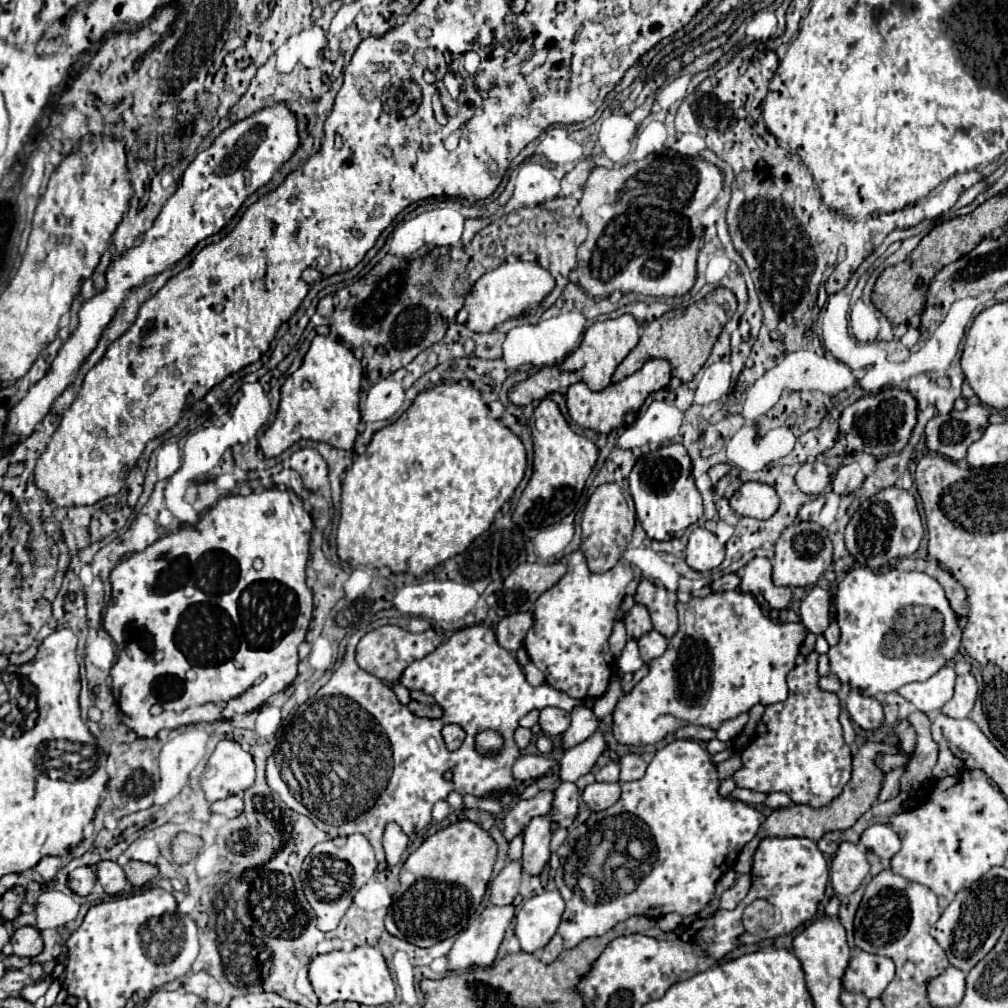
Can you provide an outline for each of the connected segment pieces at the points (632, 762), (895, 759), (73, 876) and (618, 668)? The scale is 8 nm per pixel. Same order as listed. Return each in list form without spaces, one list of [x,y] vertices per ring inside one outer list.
[[[637,753],[623,755],[619,765],[621,765],[621,779],[619,779],[621,783],[623,781],[637,781],[637,779],[641,779],[645,775],[645,769],[647,769],[647,763]]]
[[[897,753],[897,755],[877,755],[877,765],[887,773],[891,771],[893,767],[899,767],[899,765],[905,765],[907,763],[907,757],[903,753]]]
[[[79,867],[69,873],[69,889],[77,895],[89,895],[97,883],[97,875],[91,867]]]
[[[631,639],[627,641],[625,649],[621,651],[621,655],[615,661],[615,669],[613,669],[613,677],[621,679],[625,673],[635,673],[637,669],[641,669],[645,663],[639,659],[639,651],[637,651],[637,641]]]

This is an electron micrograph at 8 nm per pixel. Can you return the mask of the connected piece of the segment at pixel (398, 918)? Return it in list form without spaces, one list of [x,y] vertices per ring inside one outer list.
[[[465,819],[437,831],[403,863],[399,897],[385,917],[385,929],[417,947],[431,947],[457,935],[467,927],[469,915],[485,895],[495,857],[495,841],[477,823]]]

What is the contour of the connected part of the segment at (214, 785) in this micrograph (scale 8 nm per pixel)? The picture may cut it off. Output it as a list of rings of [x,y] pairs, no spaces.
[[[219,741],[213,751],[205,773],[201,777],[201,787],[209,803],[227,799],[251,787],[255,781],[253,757],[241,749],[237,741]]]

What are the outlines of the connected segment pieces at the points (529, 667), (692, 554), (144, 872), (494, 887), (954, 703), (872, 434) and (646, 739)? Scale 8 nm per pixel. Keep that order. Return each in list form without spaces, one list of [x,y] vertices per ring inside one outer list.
[[[527,663],[527,665],[523,667],[523,671],[525,671],[525,677],[527,677],[527,681],[529,681],[531,685],[541,685],[541,683],[545,681],[545,677],[541,675],[541,671],[539,671],[533,663]]]
[[[697,527],[689,535],[685,559],[687,565],[695,571],[711,571],[723,563],[725,547],[717,541],[715,533],[707,531],[705,527]]]
[[[129,861],[125,867],[123,867],[125,875],[127,875],[127,881],[133,885],[133,887],[143,887],[145,883],[149,883],[151,879],[157,877],[157,867],[155,865],[149,865],[149,863],[141,863],[141,861]]]
[[[511,861],[503,867],[503,871],[491,881],[489,885],[489,903],[495,907],[511,905],[513,897],[517,895],[519,881],[521,881],[521,865],[519,861]]]
[[[971,673],[967,675],[957,675],[957,683],[955,683],[955,693],[953,697],[943,705],[943,713],[953,717],[953,719],[965,719],[975,703],[977,697],[977,681]]]
[[[881,389],[875,395],[865,395],[849,405],[839,417],[839,439],[843,443],[843,457],[855,455],[857,451],[873,457],[889,457],[903,451],[915,425],[917,425],[917,399],[903,389]]]
[[[739,591],[711,593],[705,599],[693,597],[691,609],[695,611],[695,621],[691,625],[691,657],[681,657],[681,649],[689,645],[687,625],[683,623],[683,603],[677,603],[681,617],[681,631],[669,641],[663,657],[649,663],[649,673],[633,687],[631,693],[623,695],[613,711],[613,735],[619,743],[625,745],[649,745],[659,743],[669,733],[675,733],[685,725],[701,725],[717,731],[723,721],[735,719],[741,713],[747,713],[753,705],[771,705],[787,699],[787,673],[795,667],[795,657],[807,635],[803,623],[773,623],[761,613],[761,607],[753,595]]]

